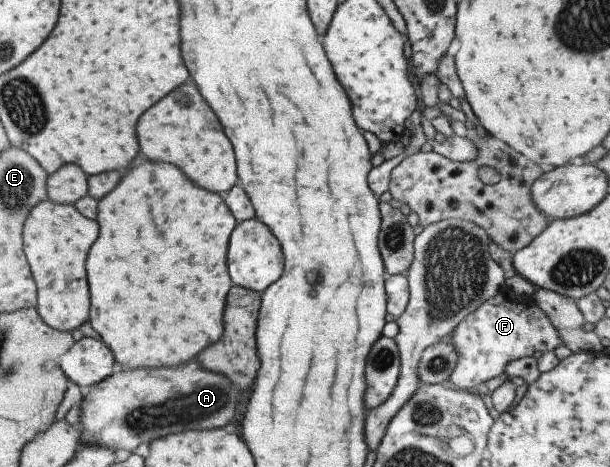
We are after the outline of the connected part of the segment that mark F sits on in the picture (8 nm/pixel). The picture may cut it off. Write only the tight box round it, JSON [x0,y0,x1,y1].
[447,286,563,388]

